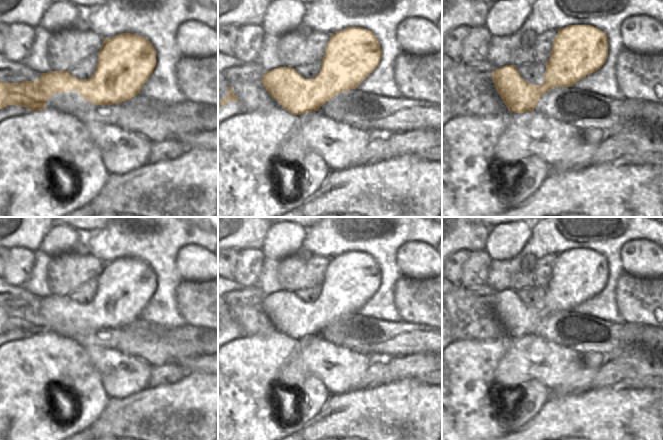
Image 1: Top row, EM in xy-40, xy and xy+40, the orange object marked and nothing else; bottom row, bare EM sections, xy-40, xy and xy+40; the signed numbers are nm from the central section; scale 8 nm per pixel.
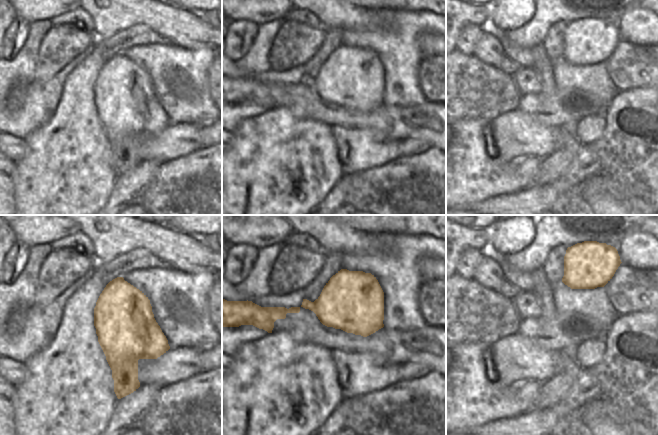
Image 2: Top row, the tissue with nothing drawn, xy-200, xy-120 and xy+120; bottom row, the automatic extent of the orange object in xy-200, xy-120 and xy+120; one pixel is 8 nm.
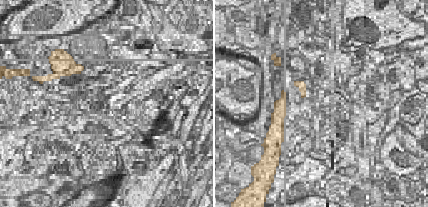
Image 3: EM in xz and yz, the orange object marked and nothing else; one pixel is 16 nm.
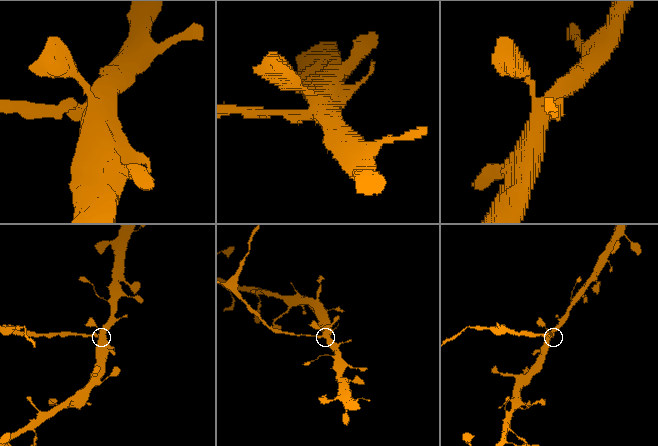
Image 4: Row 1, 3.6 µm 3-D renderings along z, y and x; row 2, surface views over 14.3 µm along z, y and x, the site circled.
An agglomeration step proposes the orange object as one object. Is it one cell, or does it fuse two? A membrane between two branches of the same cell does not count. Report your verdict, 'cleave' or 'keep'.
cleave

